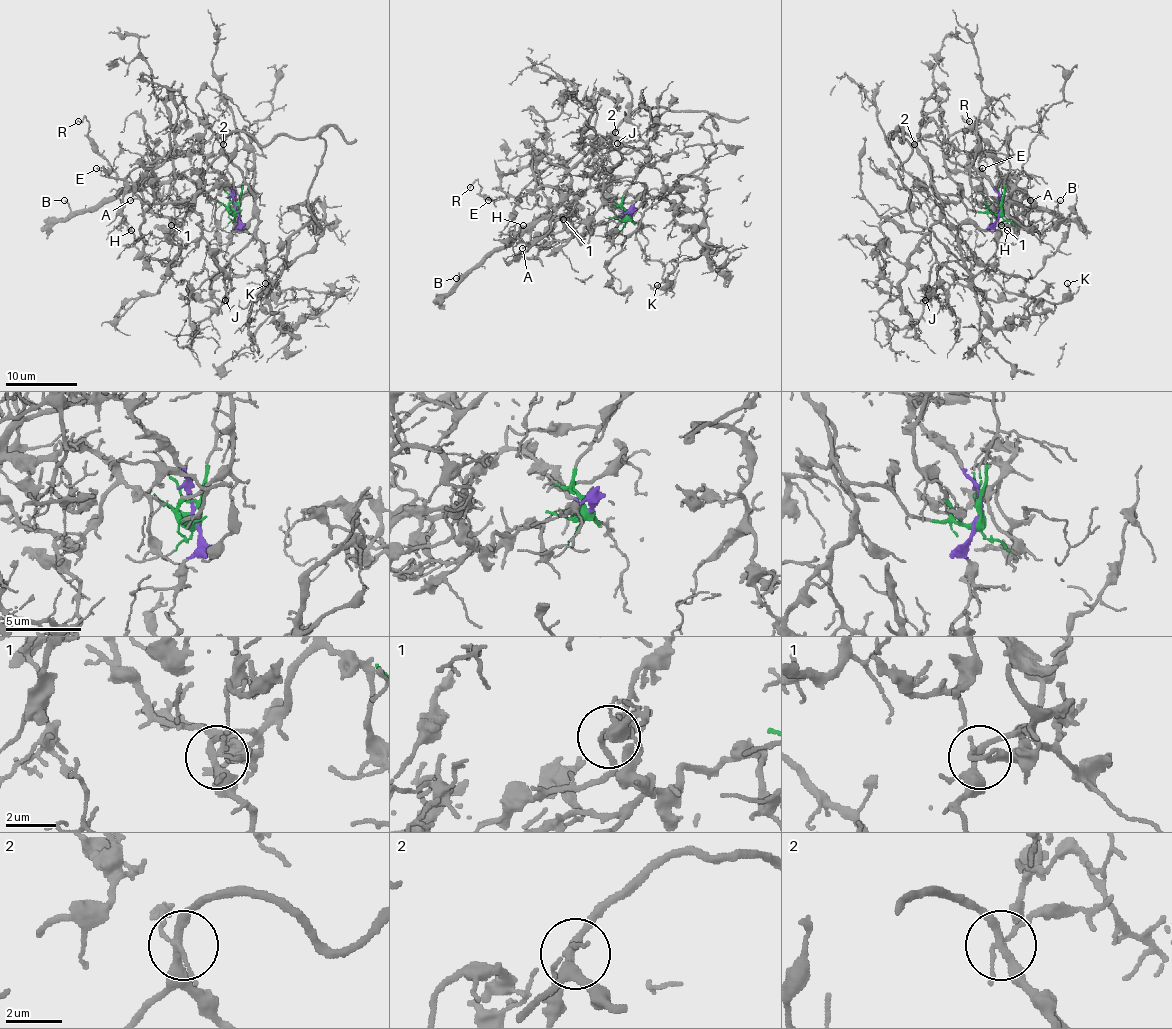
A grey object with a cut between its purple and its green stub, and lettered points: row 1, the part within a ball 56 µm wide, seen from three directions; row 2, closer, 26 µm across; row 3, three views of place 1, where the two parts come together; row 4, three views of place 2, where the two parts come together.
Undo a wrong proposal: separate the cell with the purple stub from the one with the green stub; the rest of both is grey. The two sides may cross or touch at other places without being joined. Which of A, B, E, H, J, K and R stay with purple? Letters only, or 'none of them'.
B, H

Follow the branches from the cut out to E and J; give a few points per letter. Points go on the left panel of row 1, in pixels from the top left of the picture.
E: (236, 209), (252, 193), (223, 155), (198, 191), (175, 202), (168, 157), (123, 178), (95, 168)
J: (236, 209), (247, 195), (254, 196), (258, 225), (254, 236), (231, 260), (222, 299), (225, 299)

